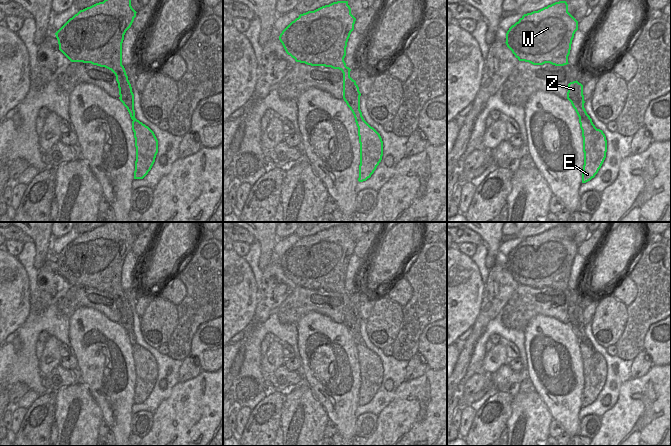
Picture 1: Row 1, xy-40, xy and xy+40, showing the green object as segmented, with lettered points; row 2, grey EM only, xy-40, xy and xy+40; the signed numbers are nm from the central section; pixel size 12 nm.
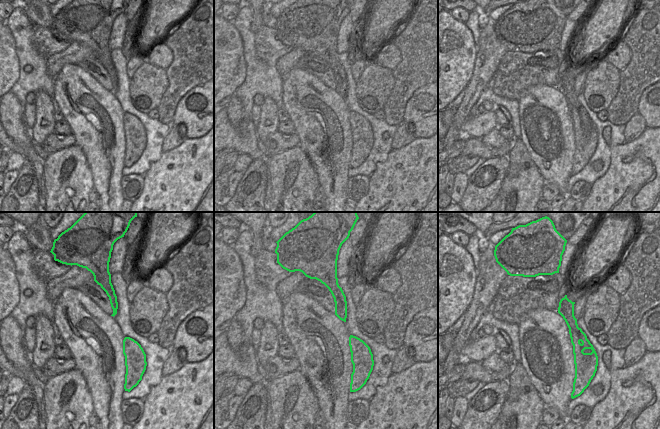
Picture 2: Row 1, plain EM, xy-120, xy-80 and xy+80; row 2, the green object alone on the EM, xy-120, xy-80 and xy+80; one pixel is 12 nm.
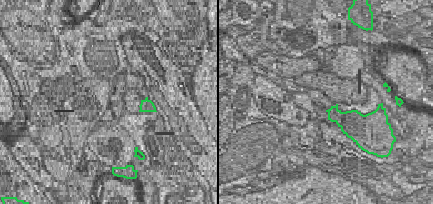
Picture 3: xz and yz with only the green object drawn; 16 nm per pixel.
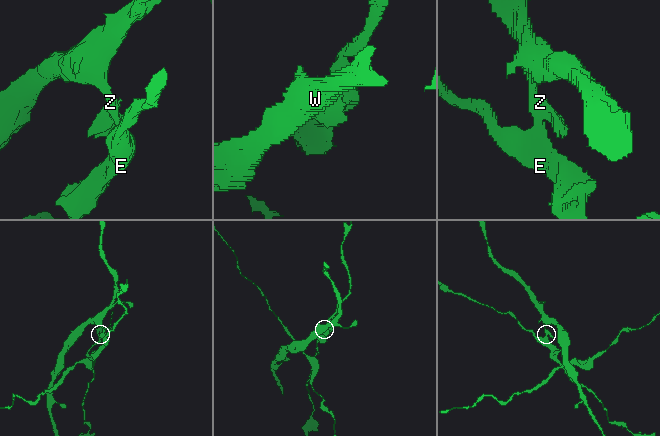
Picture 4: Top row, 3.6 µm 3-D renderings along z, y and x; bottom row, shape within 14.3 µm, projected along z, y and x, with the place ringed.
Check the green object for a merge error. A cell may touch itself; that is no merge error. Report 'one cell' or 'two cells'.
two cells

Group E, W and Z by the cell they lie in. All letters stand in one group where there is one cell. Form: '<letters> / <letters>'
E / W Z

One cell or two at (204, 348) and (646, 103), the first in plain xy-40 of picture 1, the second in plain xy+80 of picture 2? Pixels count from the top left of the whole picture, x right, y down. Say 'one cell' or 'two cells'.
one cell

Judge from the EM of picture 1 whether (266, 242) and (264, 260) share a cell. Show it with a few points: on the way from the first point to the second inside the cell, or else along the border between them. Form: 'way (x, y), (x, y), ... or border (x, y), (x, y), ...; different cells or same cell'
way (266, 246), (266, 256); same cell

